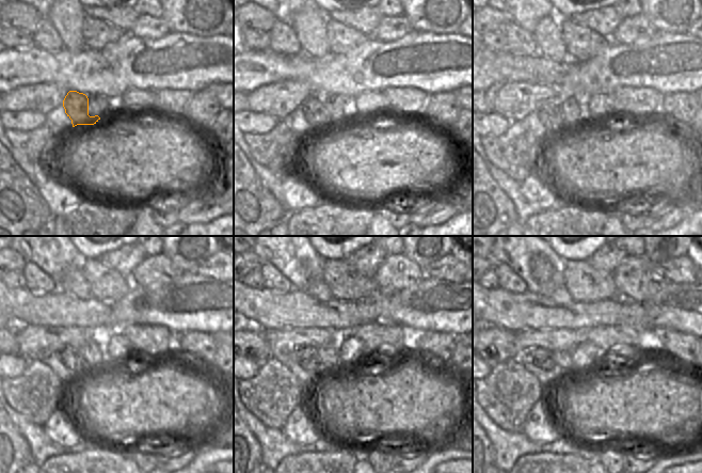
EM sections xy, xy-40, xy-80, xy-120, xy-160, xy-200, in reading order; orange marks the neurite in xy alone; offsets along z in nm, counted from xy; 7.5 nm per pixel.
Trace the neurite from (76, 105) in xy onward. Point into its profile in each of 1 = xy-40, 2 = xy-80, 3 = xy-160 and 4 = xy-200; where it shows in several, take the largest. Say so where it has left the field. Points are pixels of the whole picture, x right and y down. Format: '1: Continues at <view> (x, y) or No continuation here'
1: Continues at xy-40 (315, 112)
2: Continues at xy-80 (549, 112)
3: Continues at xy-160 (306, 357)
4: Continues at xy-200 (543, 359).

